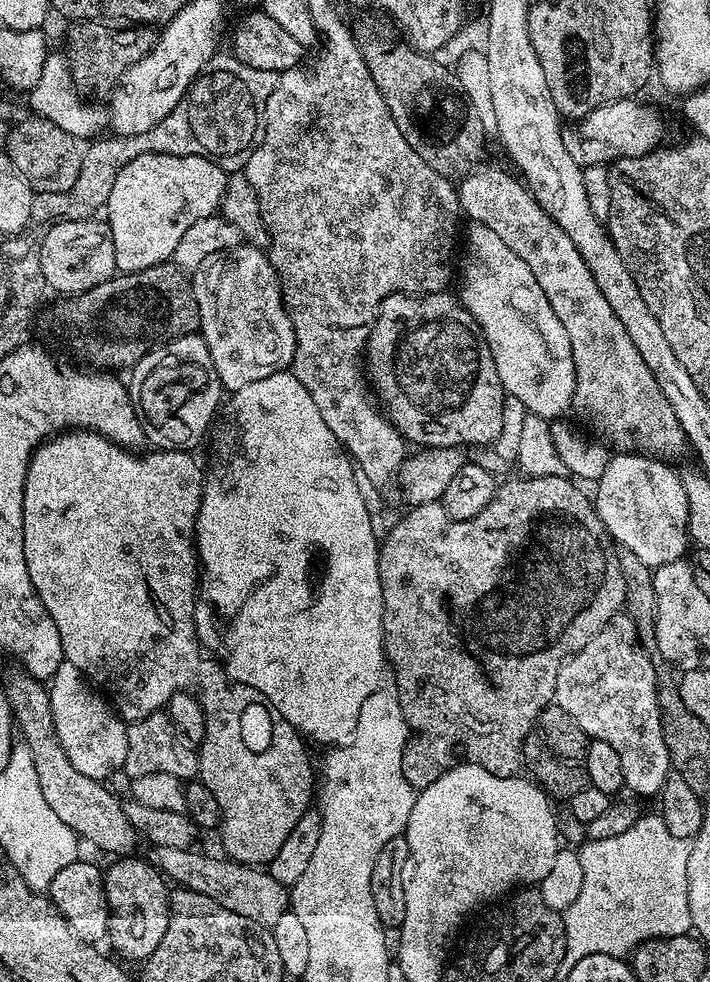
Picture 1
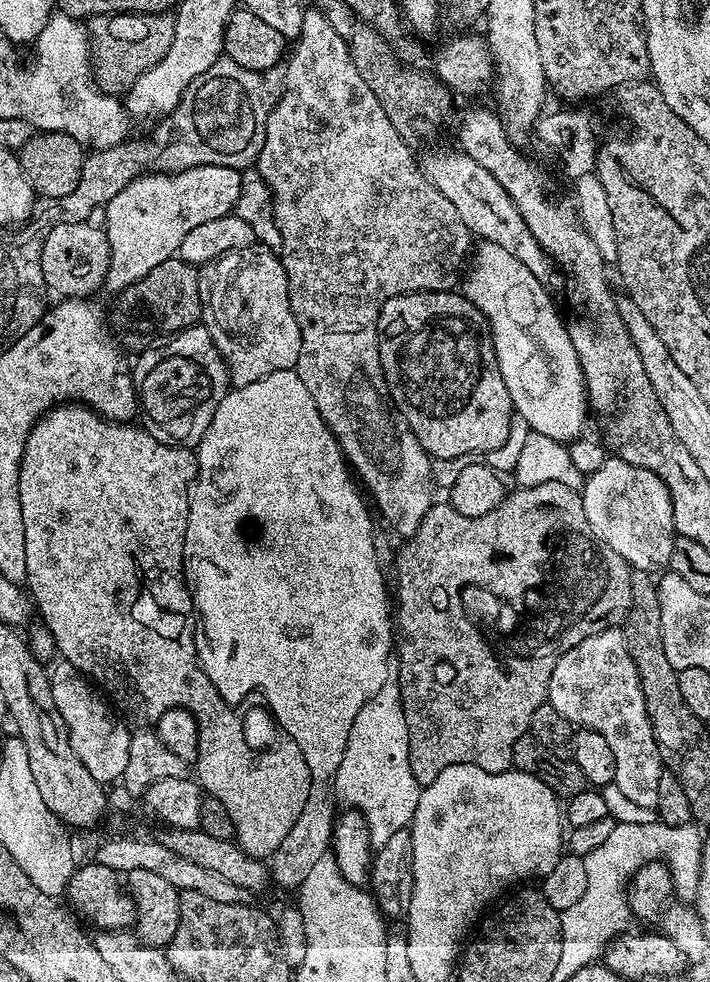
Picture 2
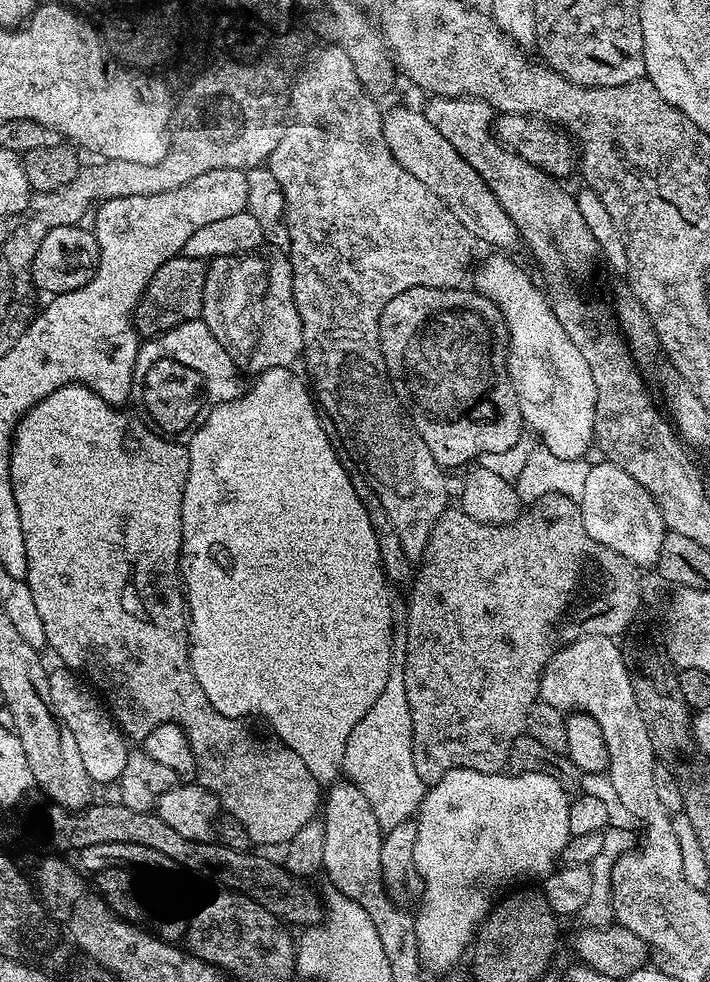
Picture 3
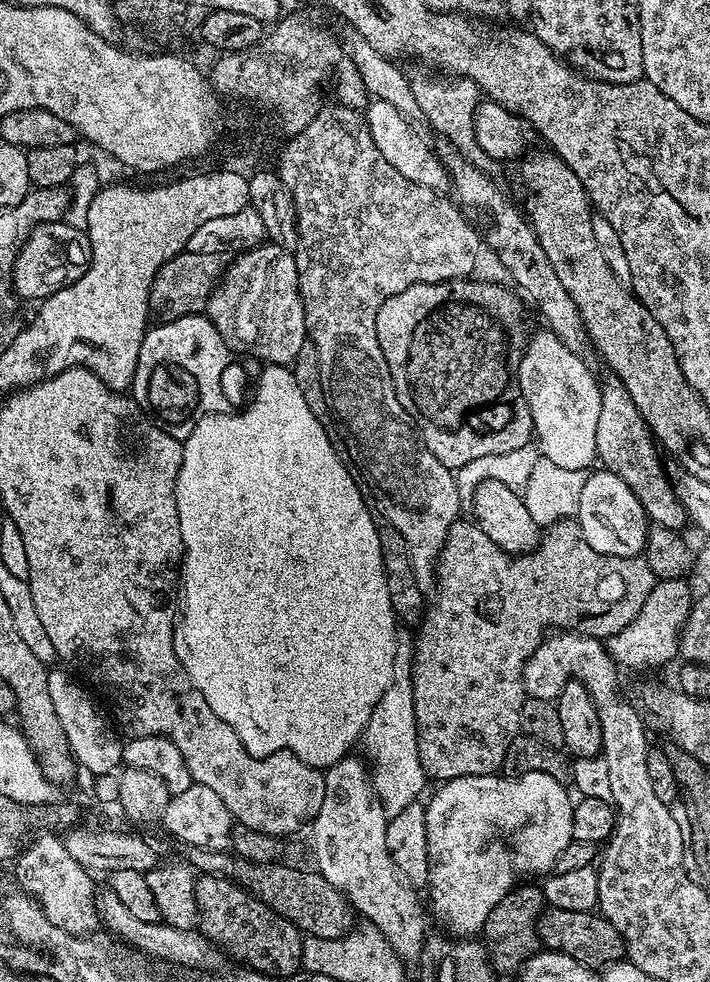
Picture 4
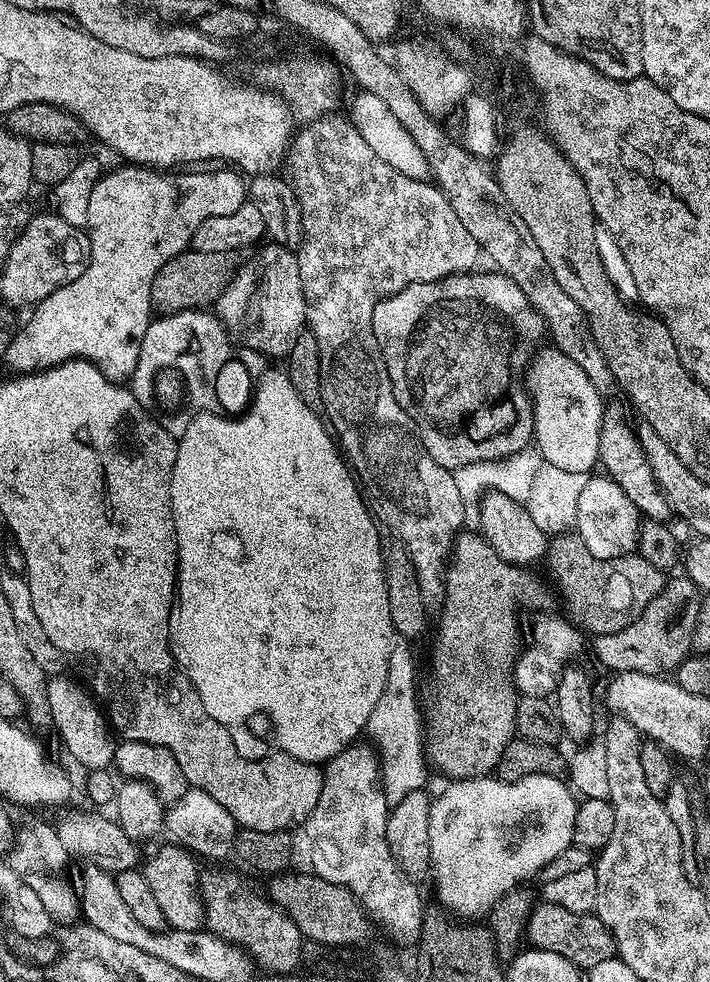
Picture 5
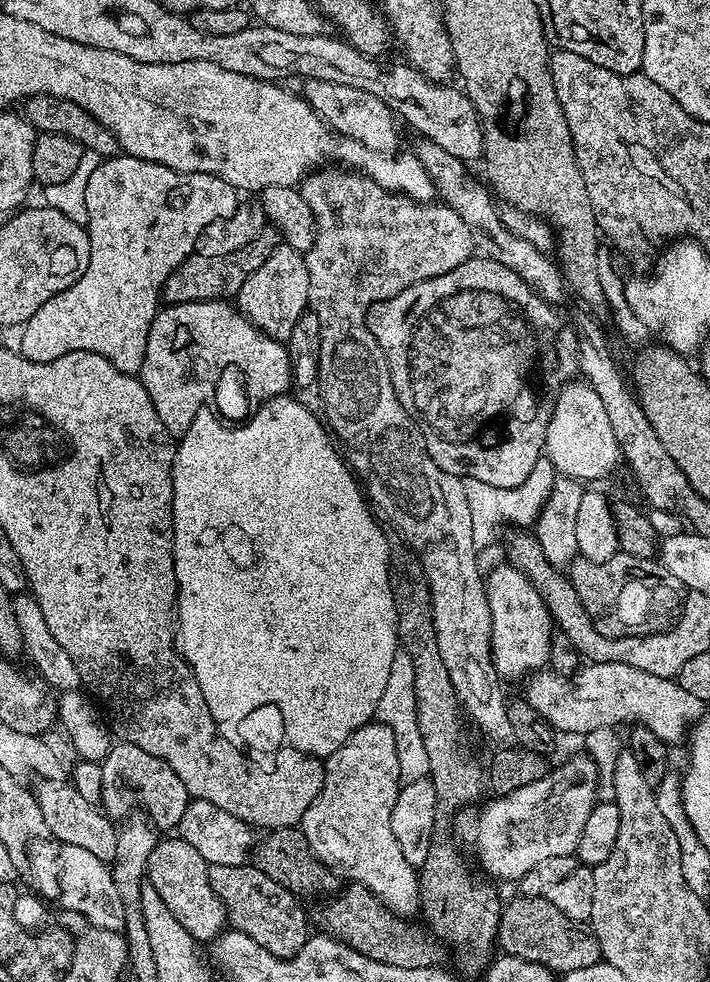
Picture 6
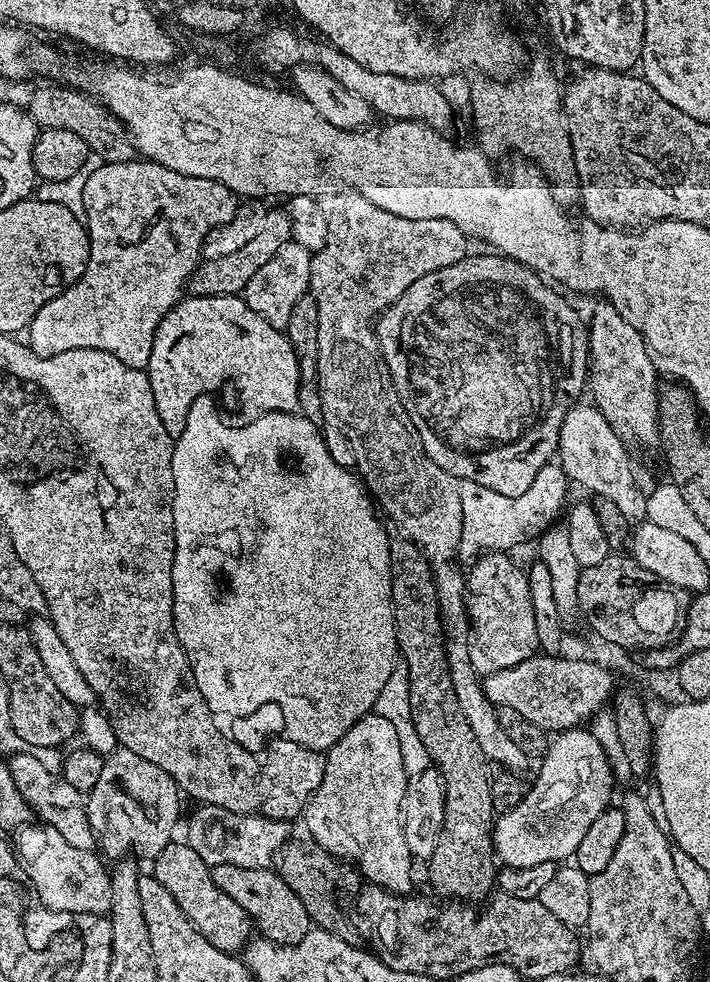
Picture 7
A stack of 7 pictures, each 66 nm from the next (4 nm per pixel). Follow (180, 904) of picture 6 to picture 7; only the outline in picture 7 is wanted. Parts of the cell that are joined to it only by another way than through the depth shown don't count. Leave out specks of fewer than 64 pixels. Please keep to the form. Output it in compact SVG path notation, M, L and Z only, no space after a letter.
M171 842L166 845L151 861L150 866L151 875L162 882L166 890L170 890L170 898L178 902L182 914L186 914L186 918L200 931L202 938L210 942L210 946L229 954L239 953L243 949L254 928L252 921L246 910L242 910L242 906L238 906L238 902L234 902L234 898L230 898L230 894L226 894L214 882L209 864L202 862L202 858L194 854L187 842Z

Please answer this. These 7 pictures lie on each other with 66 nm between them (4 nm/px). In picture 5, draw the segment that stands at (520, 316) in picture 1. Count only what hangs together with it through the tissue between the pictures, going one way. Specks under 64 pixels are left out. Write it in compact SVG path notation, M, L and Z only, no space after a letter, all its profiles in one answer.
M551 350L530 364L530 396L534 401L534 444L545 465L591 473L600 458L606 409L601 392L565 352Z

